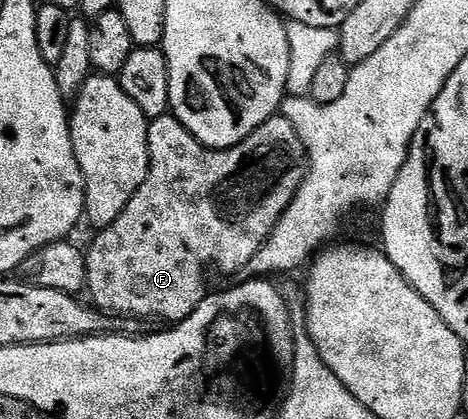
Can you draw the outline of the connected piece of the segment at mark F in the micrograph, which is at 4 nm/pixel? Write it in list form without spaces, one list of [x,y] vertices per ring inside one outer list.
[[[167,114],[150,121],[148,150],[150,151],[150,169],[148,170],[148,178],[144,178],[144,186],[140,186],[140,190],[136,190],[136,194],[132,194],[132,202],[128,202],[128,206],[124,206],[124,214],[120,214],[120,218],[116,218],[116,222],[112,222],[112,226],[101,229],[95,235],[98,237],[91,242],[90,252],[88,248],[85,253],[85,291],[90,292],[91,298],[89,297],[89,299],[92,301],[93,307],[99,308],[102,312],[109,312],[111,316],[141,318],[143,321],[146,319],[181,322],[189,318],[200,306],[200,302],[206,299],[208,295],[206,271],[209,268],[215,268],[218,272],[239,271],[241,273],[248,266],[248,262],[252,262],[252,258],[258,253],[260,246],[264,246],[264,242],[270,237],[276,222],[280,220],[284,210],[288,210],[292,198],[296,198],[296,194],[304,182],[308,167],[306,148],[300,142],[292,122],[288,122],[280,114],[274,115],[268,122],[261,124],[256,131],[248,134],[248,138],[244,138],[244,142],[231,148],[205,148],[175,116]]]

